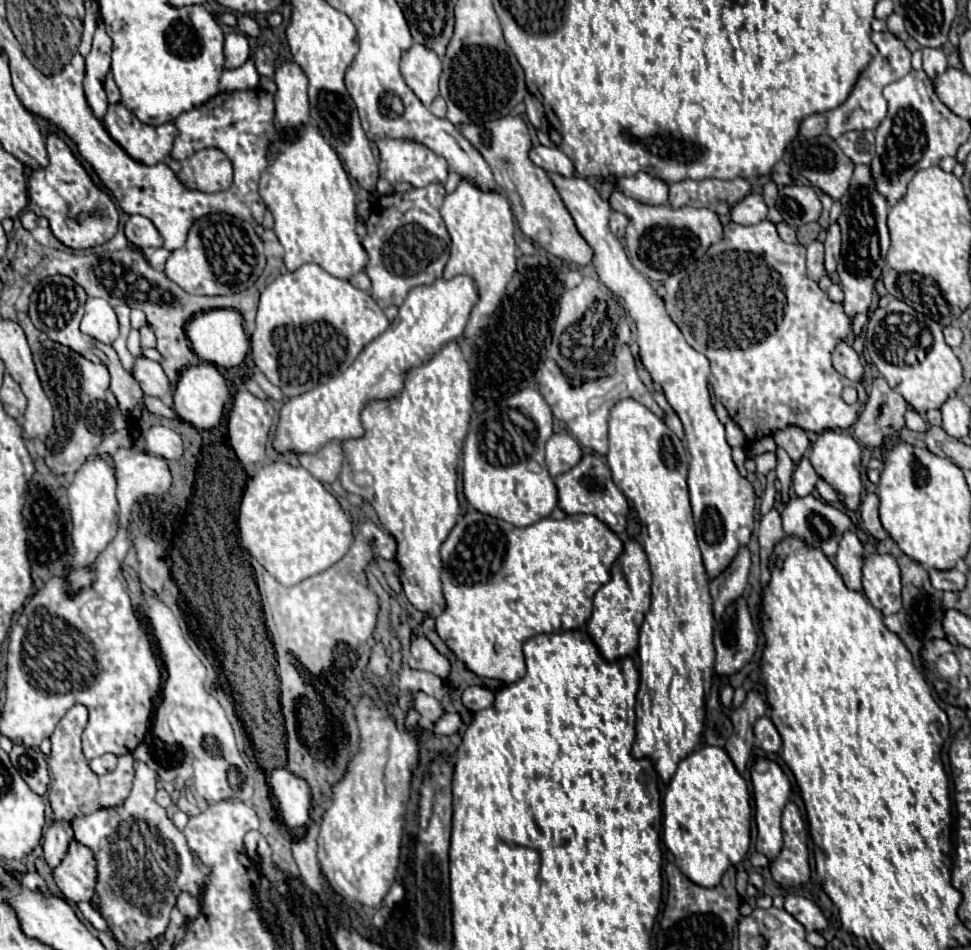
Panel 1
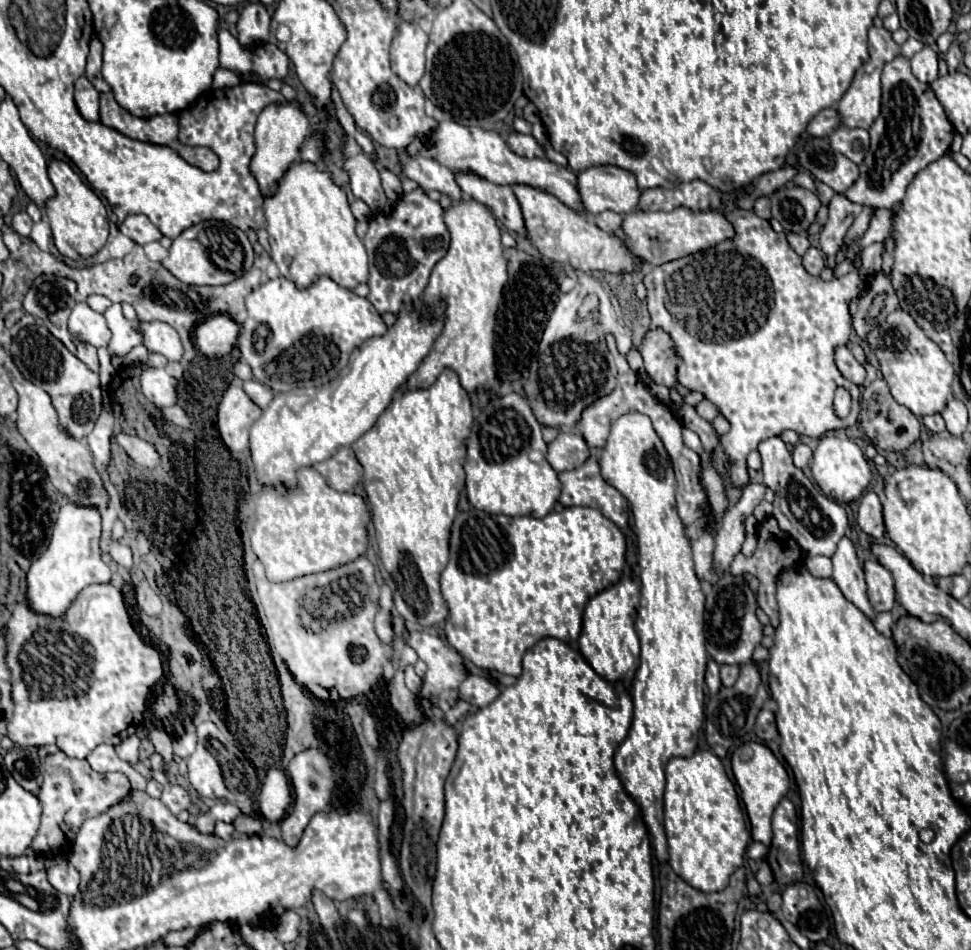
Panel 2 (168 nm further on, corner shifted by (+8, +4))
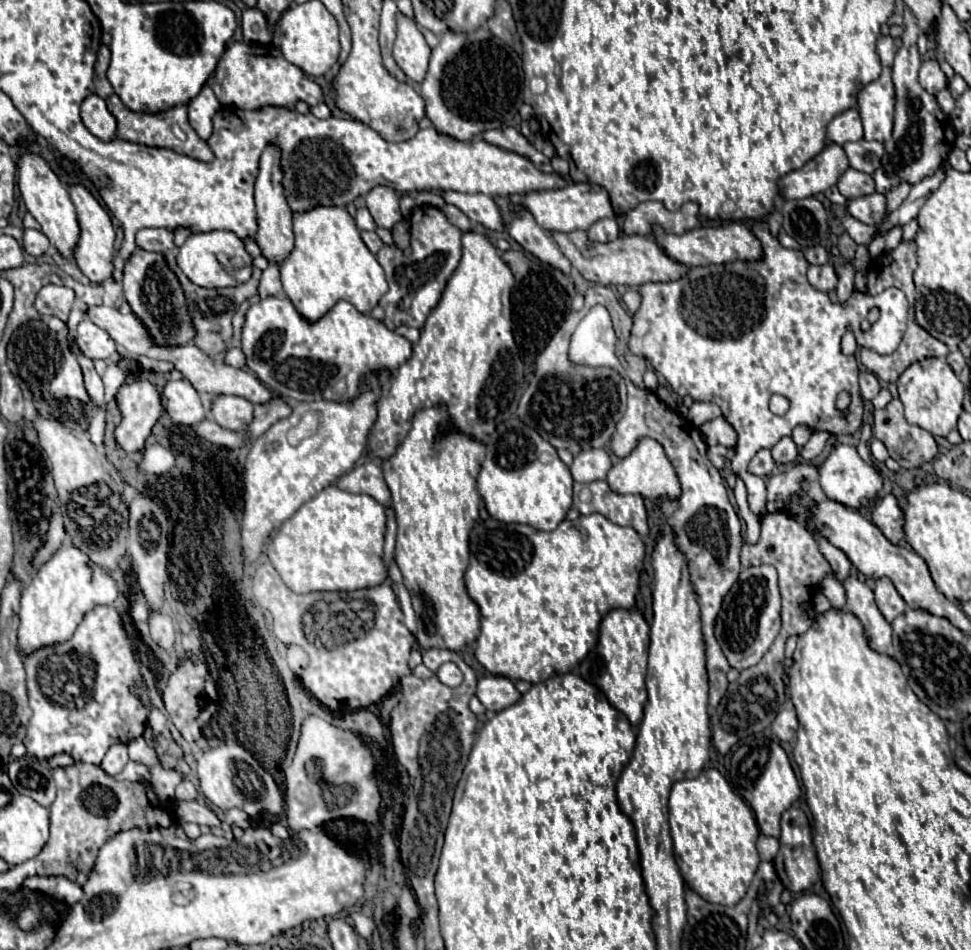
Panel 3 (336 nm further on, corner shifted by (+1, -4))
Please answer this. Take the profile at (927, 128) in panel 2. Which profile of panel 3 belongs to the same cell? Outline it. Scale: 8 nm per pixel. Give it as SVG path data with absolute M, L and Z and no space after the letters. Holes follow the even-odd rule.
M905 10L905 32L903 46L899 48L893 64L893 84L895 84L895 124L893 134L885 142L885 154L881 158L881 170L875 176L877 192L885 194L895 190L899 184L917 184L927 176L933 176L947 160L951 148L955 146L955 128L949 122L949 116L939 108L933 94L929 94L917 80L917 72L921 66L921 56L917 52L917 34L919 26L909 10Z

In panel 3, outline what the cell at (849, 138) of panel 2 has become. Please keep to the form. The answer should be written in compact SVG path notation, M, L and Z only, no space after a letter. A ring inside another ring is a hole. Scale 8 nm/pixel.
M857 140L843 144L843 150L849 158L849 166L855 170L861 170L865 174L873 174L877 166L881 164L883 156L883 144L881 142L869 142L869 140Z

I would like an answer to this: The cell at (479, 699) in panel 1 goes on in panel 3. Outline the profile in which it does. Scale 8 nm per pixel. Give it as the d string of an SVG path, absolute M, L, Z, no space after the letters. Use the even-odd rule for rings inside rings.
M483 676L477 682L477 698L487 710L499 712L499 710L511 706L513 702L517 702L519 692L515 690L515 686L509 678Z

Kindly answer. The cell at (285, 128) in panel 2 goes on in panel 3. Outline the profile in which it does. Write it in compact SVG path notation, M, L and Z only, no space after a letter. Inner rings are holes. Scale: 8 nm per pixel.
M267 144L259 158L259 174L255 180L255 204L259 218L259 232L255 236L257 244L263 250L263 256L273 262L281 262L285 254L293 248L293 232L291 232L291 216L293 210L287 204L283 190L283 166L281 166L281 148L277 144Z

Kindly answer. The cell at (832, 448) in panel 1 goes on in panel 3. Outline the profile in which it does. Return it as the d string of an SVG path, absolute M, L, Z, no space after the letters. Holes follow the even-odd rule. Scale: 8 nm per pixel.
M845 444L835 446L827 454L825 462L819 468L819 482L821 482L823 492L831 500L835 500L835 502L839 502L847 508L855 508L855 510L859 510L861 506L867 506L879 494L879 490L883 488L883 476L879 474L879 470L875 466L867 464L857 454L857 450L853 446L845 446Z

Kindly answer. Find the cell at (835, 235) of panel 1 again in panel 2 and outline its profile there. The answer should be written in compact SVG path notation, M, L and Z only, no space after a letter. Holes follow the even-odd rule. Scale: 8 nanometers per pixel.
M834 194L828 208L830 208L828 222L826 222L824 230L820 232L820 250L828 258L834 258L834 254L838 252L838 248L842 244L842 238L844 238L848 226L862 212L862 204L850 202L844 194Z

